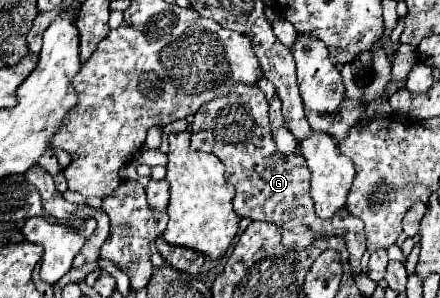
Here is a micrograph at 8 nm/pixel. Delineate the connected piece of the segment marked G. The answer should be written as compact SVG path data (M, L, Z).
M234 86L230 94L208 102L198 110L192 122L192 150L210 152L226 166L226 180L236 186L234 210L252 220L266 220L282 226L286 248L308 248L316 236L342 236L350 252L350 266L356 272L366 250L364 226L346 208L334 218L322 220L314 214L310 198L310 170L300 154L284 156L276 150L270 124L268 100L258 86Z

